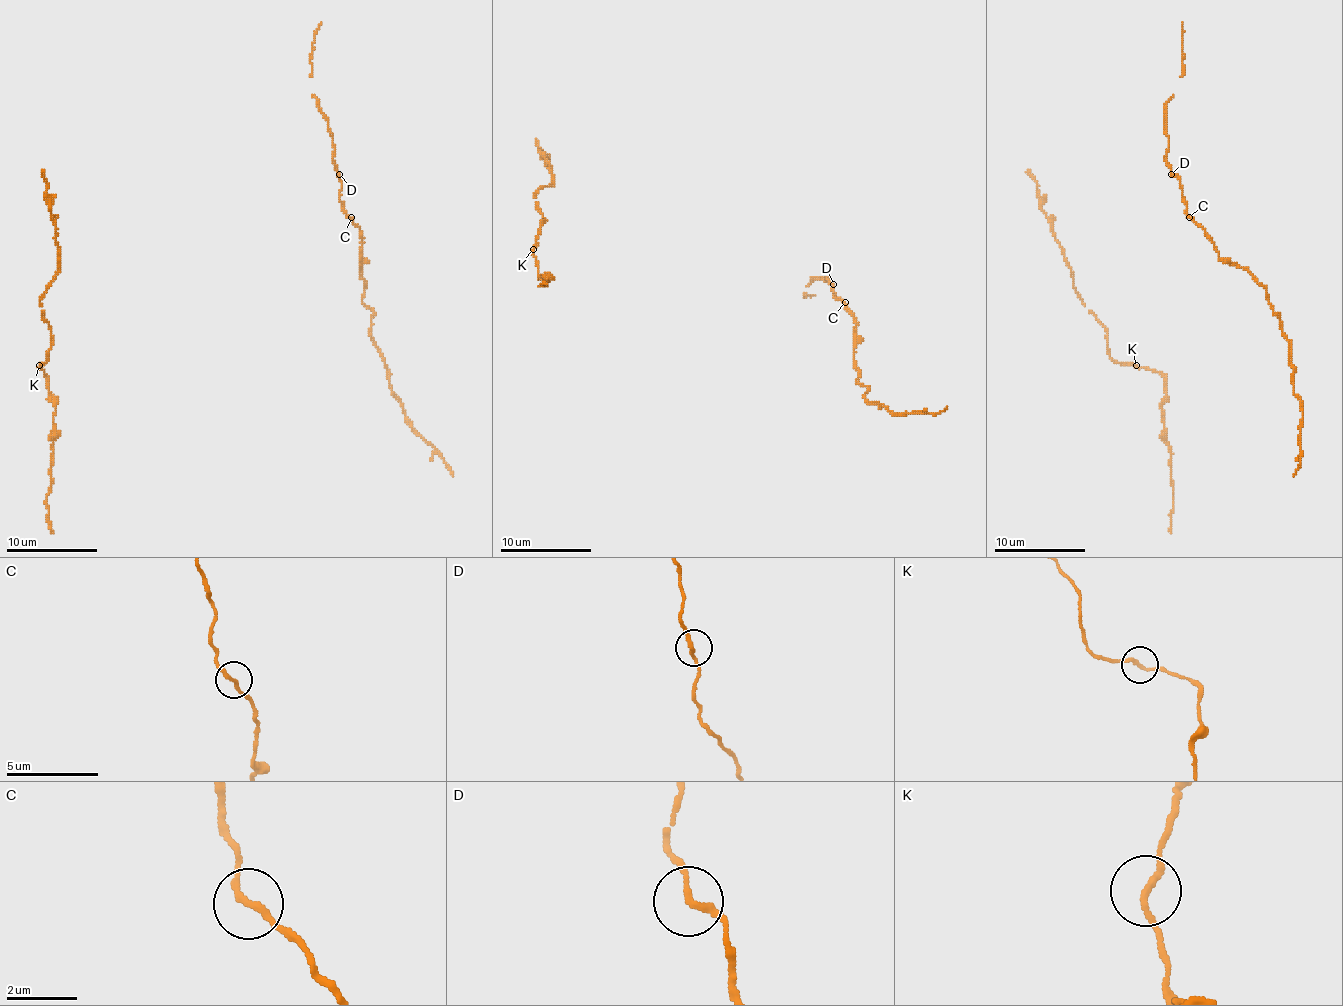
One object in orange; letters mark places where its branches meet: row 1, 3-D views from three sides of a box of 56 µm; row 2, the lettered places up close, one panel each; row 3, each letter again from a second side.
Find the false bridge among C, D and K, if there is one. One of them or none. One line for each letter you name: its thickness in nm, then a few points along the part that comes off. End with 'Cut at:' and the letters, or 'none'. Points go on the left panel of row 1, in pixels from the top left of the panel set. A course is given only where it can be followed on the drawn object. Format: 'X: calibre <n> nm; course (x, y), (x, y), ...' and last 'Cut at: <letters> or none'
Cut at: none

